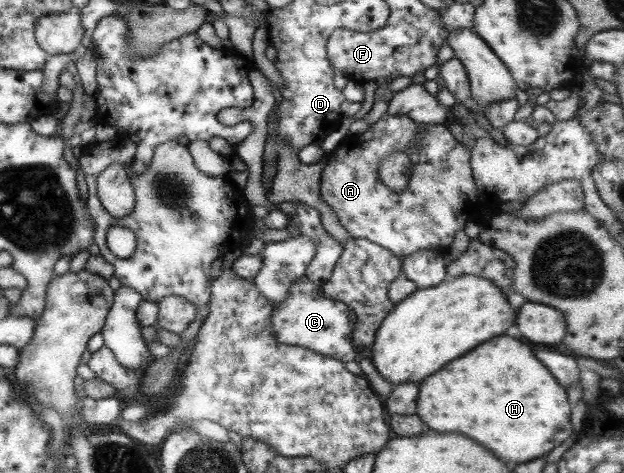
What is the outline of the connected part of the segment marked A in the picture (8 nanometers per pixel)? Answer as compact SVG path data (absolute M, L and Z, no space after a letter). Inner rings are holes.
M384 114L364 134L348 134L341 145L329 152L322 175L319 175L320 199L333 210L348 235L380 245L399 259L417 250L446 250L456 231L463 229L465 223L473 219L471 209L479 204L469 167L469 150L463 142L456 141L445 125L427 124L421 142L417 146L409 146L417 133L418 124L409 117ZM393 151L409 156L408 185L399 192L376 183L379 162Z

